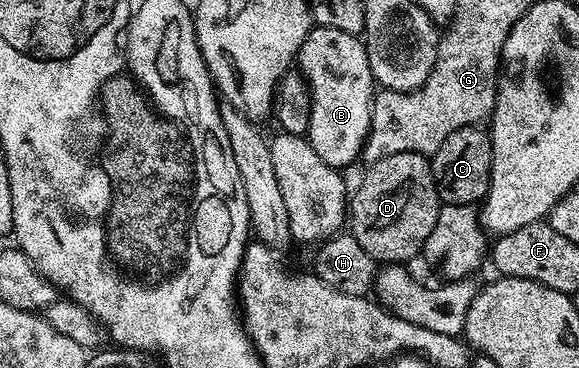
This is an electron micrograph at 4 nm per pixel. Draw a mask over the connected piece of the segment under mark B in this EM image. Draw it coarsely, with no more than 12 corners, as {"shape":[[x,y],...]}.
{"shape":[[315,25],[297,69],[305,136],[335,169],[360,160],[377,86],[366,44]]}

